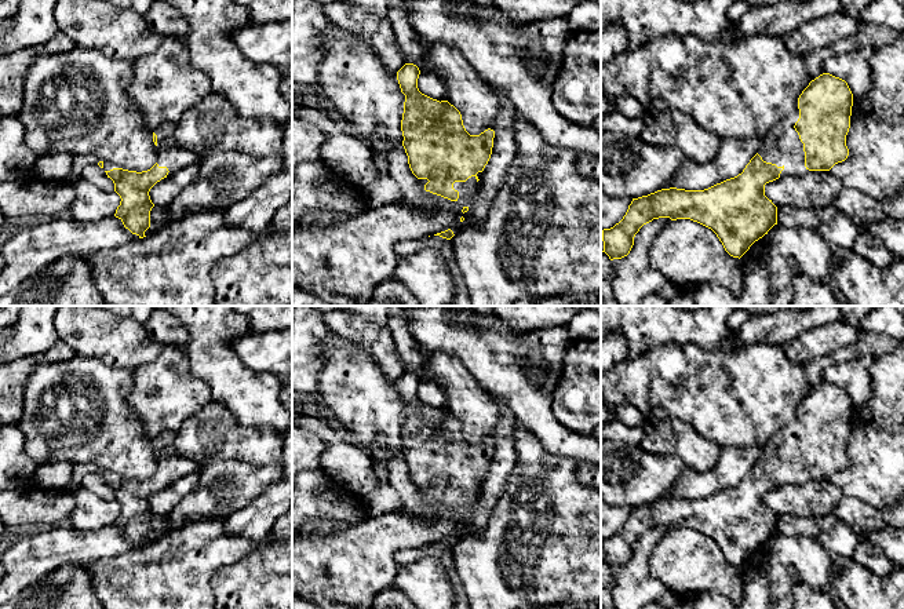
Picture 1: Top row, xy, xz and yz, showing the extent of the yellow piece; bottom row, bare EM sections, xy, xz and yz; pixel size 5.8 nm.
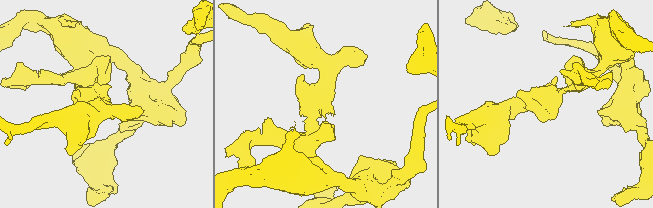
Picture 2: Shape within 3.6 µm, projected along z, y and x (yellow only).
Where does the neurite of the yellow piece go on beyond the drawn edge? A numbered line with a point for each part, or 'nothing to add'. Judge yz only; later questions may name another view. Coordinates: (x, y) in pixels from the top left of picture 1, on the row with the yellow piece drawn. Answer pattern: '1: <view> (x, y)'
1: yz (782, 146)

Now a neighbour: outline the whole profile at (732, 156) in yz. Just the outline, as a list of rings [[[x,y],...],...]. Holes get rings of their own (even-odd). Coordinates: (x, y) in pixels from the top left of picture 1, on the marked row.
[[[765,136],[748,139],[725,139],[717,156],[699,164],[685,160],[672,175],[670,185],[685,190],[704,190],[743,172],[750,160],[759,152]]]

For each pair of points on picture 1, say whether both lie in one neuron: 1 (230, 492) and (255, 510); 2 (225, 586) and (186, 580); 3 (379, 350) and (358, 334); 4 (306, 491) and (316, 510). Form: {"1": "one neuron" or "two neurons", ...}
{"1": "two neurons", "2": "two neurons", "3": "one neuron", "4": "one neuron"}

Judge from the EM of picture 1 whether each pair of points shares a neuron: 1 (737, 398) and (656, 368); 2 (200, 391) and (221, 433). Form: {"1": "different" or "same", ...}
{"1": "same", "2": "different"}

